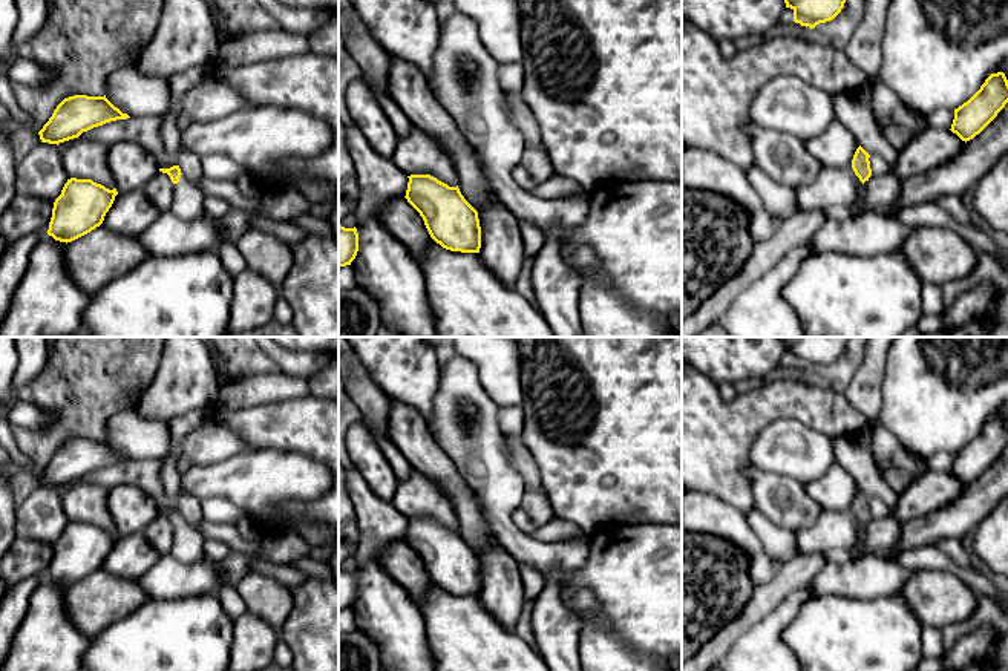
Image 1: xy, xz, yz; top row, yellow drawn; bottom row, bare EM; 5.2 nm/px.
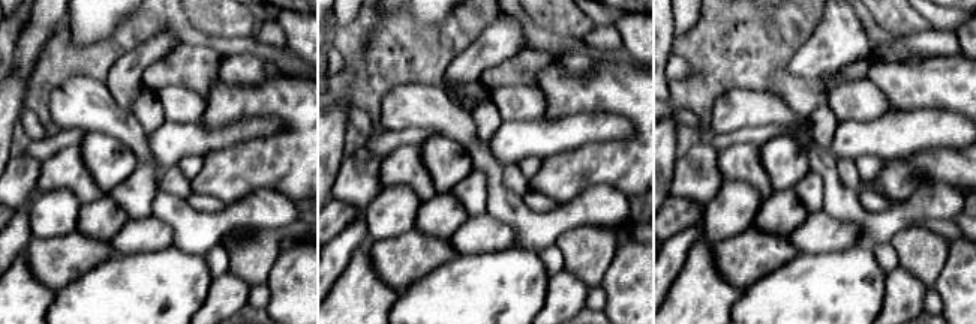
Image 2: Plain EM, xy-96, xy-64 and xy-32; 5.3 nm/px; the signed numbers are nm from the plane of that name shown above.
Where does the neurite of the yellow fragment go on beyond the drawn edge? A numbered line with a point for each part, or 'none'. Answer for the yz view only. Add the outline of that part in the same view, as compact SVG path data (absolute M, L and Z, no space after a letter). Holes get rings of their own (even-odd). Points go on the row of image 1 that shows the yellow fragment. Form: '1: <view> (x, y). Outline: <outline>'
none

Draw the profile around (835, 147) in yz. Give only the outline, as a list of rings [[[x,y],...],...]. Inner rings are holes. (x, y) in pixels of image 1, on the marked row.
[[[833,121],[821,135],[804,142],[807,152],[824,167],[852,167],[852,159],[859,147],[853,133],[839,121]]]

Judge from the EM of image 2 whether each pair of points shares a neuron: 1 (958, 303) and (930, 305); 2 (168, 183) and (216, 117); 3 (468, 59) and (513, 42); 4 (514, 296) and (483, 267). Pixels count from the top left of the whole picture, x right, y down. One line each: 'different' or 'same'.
1: different
2: different
3: same
4: same

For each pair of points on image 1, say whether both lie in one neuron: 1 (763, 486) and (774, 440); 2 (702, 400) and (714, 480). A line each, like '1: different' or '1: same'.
1: different
2: same

